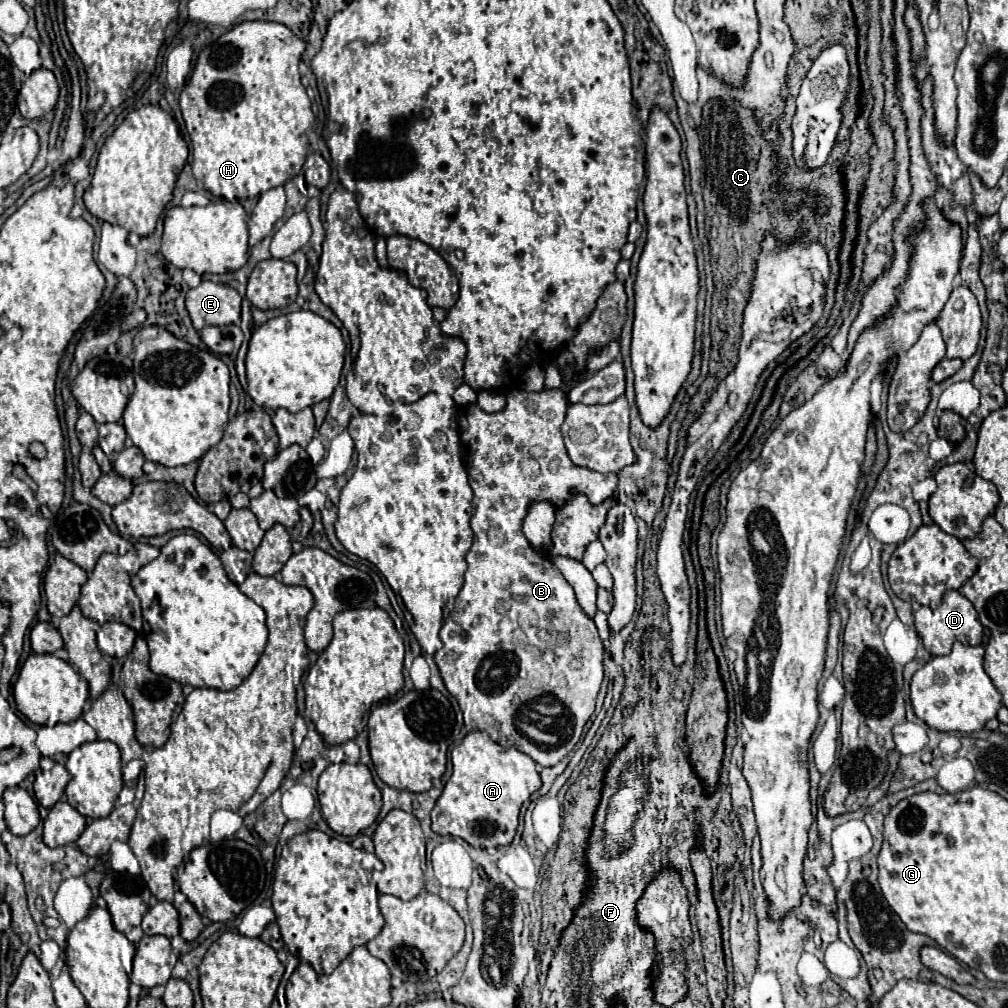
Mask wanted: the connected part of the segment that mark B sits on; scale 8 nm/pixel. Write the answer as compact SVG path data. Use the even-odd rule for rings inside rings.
M546 389L540 393L514 391L508 395L506 407L498 413L484 413L476 403L462 409L460 443L468 481L474 489L474 513L470 517L474 543L466 555L468 569L464 573L462 591L456 599L456 609L448 615L440 629L444 645L434 655L448 693L456 697L462 709L466 729L484 731L496 743L516 747L542 767L560 763L574 749L580 741L584 725L594 713L594 703L602 683L602 641L594 621L580 609L572 587L548 559L530 547L520 525L532 501L550 499L554 505L560 505L570 497L570 489L574 489L578 493L586 493L596 505L614 497L618 485L618 477L614 473L604 475L572 465L560 433L566 409L568 401L560 389ZM520 617L534 617L534 621L524 627ZM524 723L558 735L558 743L538 745L522 731Z

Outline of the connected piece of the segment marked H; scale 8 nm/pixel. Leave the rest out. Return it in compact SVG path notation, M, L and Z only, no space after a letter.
M244 21L202 49L192 77L180 95L180 109L192 141L192 173L206 191L226 201L258 197L296 177L308 153L308 131L314 123L310 99L300 81L298 63L306 43L286 25Z

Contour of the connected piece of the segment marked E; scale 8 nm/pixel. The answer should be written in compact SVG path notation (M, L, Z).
M202 281L186 293L186 309L196 331L208 325L240 325L240 301L236 289L212 281Z

